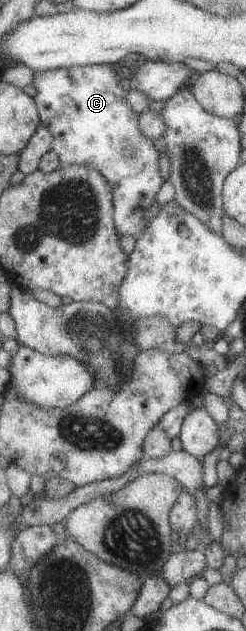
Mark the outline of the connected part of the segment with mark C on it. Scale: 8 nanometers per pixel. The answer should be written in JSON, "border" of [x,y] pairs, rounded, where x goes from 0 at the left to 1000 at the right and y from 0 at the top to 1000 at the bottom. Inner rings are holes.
{"border":[[[398,101],[398,103],[305,103],[272,108],[228,108],[215,111],[179,111],[179,113],[134,113],[130,132],[142,138],[142,149],[134,149],[134,162],[142,163],[142,171],[159,181],[163,198],[191,201],[199,204],[207,222],[203,222],[203,236],[224,241],[236,247],[240,257],[248,261],[341,261],[346,266],[374,266],[390,269],[439,290],[451,300],[455,307],[455,331],[459,331],[459,352],[467,365],[480,368],[484,374],[537,374],[545,380],[589,365],[606,347],[589,345],[589,333],[614,326],[630,307],[646,301],[654,292],[663,292],[663,282],[646,277],[646,241],[630,238],[622,223],[630,220],[593,217],[585,212],[573,212],[573,208],[561,201],[561,181],[553,181],[516,162],[508,160],[508,152],[516,146],[500,144],[492,135],[484,135],[484,125],[508,111],[459,111],[451,109],[447,101]]]}

